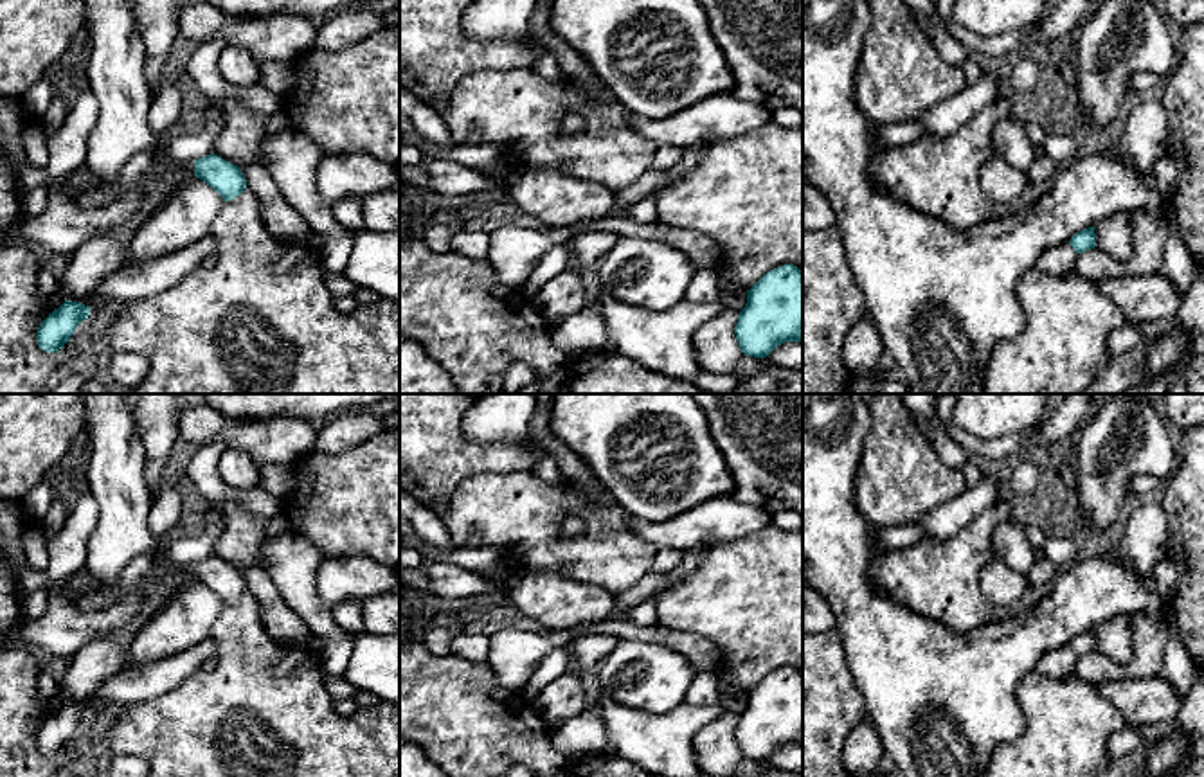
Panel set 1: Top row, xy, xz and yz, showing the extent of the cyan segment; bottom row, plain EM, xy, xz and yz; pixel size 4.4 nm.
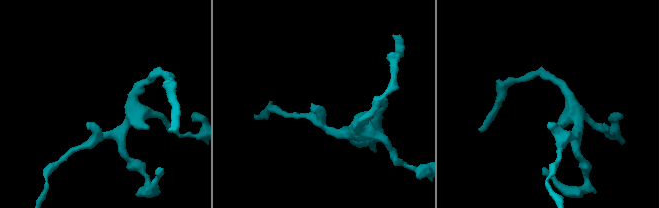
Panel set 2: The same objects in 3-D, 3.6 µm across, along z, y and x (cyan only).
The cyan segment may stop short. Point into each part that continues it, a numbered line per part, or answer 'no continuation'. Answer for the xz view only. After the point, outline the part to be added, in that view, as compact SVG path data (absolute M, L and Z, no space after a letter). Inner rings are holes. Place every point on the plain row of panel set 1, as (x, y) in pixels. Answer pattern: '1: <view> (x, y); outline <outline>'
no continuation

